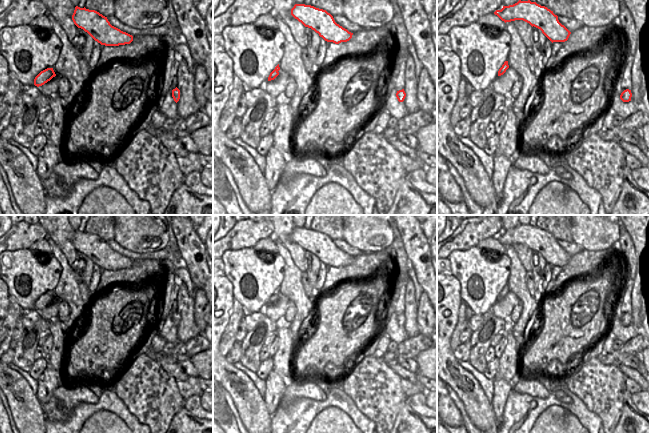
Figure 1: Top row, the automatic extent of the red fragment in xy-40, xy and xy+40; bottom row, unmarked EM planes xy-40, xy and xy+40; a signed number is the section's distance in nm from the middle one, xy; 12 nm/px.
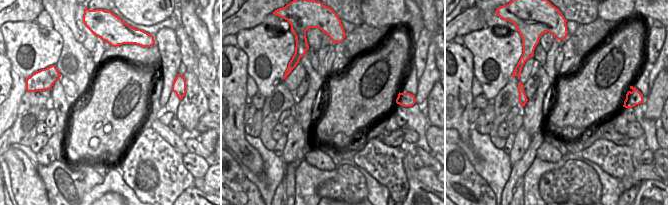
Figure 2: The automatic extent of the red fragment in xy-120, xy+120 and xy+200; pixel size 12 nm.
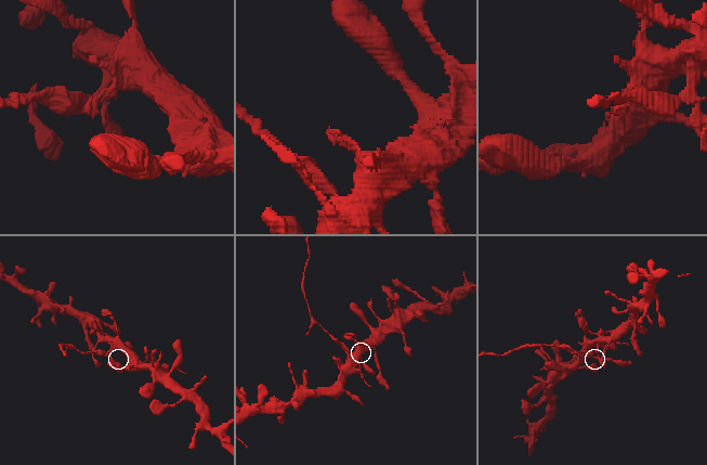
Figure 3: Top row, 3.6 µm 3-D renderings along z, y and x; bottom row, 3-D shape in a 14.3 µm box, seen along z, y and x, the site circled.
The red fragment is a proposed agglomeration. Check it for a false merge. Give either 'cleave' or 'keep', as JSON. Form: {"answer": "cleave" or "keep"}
{"answer": "cleave"}

